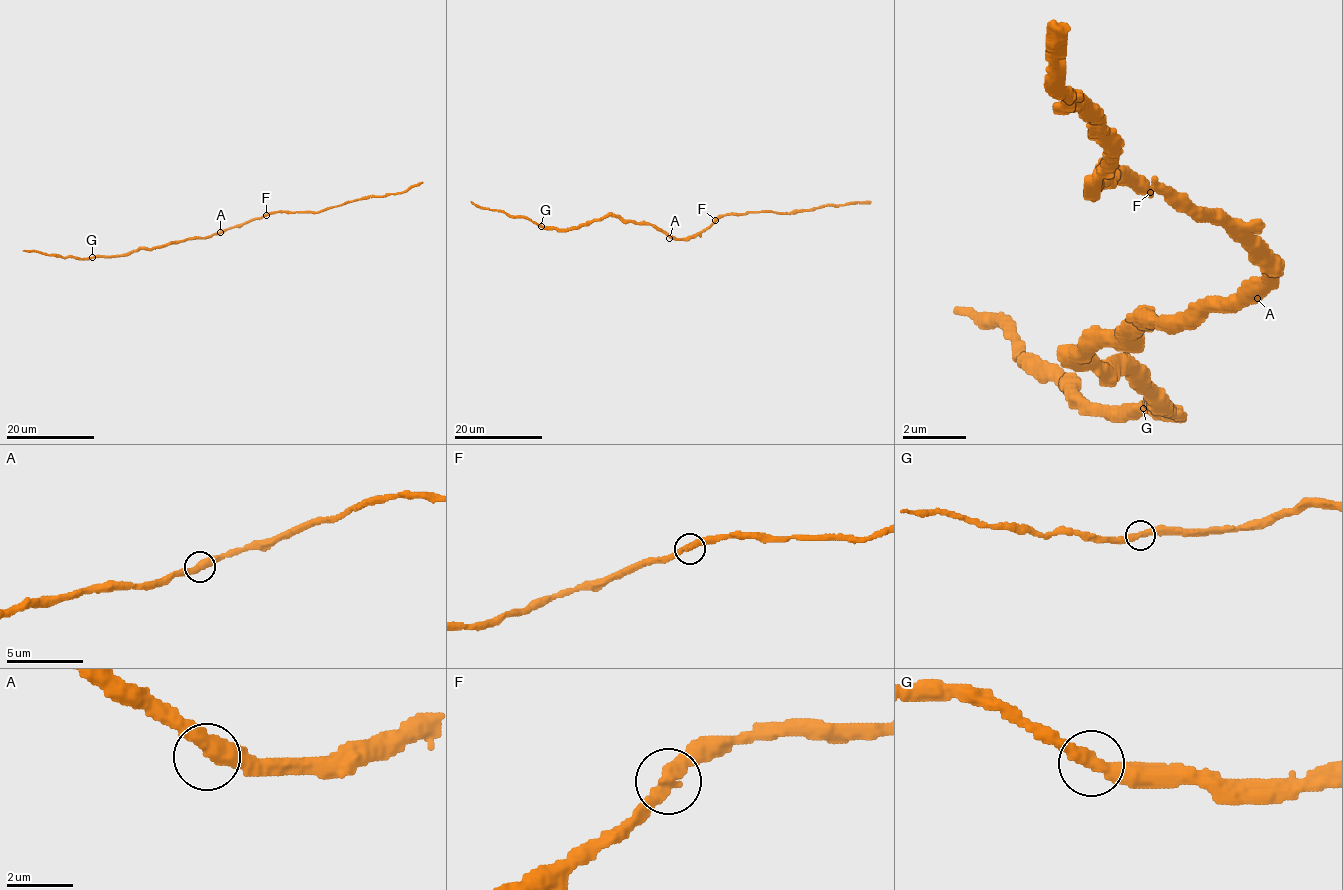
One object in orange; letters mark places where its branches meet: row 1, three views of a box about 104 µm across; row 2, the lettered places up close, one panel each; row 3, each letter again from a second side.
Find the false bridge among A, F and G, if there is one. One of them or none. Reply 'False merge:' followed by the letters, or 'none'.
False merge: none

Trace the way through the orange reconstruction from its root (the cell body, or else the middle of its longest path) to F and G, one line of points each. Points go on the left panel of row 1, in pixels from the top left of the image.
F: (222, 231), (266, 215)
G: (222, 231), (206, 237), (137, 249), (127, 254), (92, 257)

